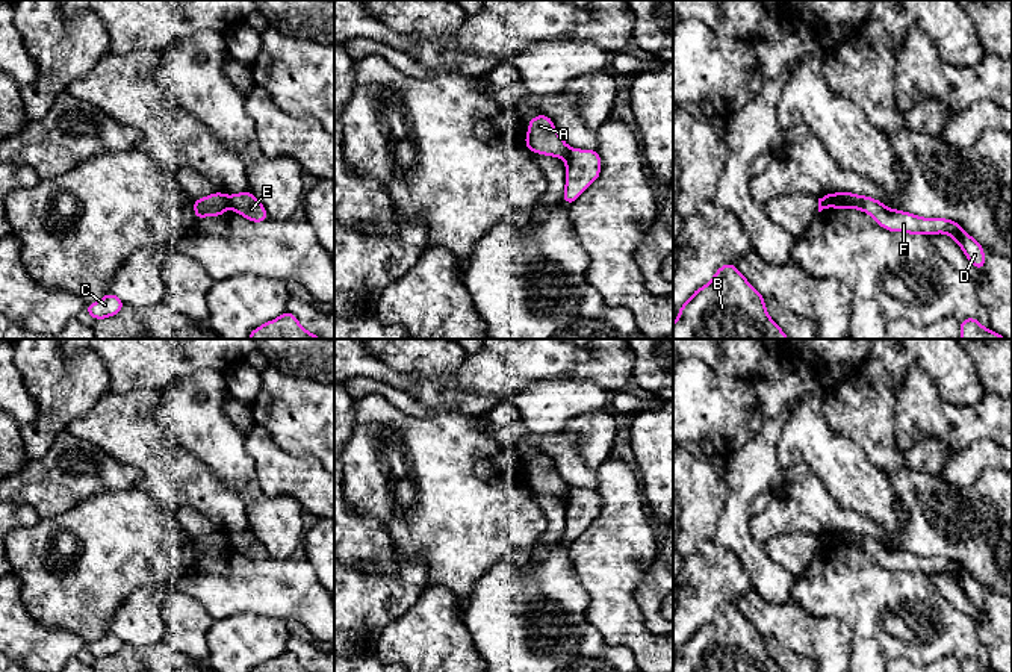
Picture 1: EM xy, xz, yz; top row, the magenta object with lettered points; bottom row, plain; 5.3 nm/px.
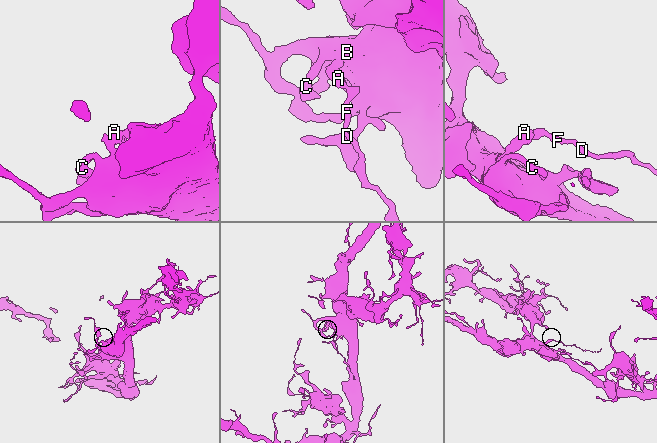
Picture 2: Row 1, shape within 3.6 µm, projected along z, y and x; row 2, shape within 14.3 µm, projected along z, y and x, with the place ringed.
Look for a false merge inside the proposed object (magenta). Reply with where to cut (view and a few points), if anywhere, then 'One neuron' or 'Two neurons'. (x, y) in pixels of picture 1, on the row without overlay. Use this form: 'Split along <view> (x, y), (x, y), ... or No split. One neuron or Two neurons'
No split. One neuron

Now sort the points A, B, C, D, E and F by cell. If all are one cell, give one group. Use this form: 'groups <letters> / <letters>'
groups A B C D E F

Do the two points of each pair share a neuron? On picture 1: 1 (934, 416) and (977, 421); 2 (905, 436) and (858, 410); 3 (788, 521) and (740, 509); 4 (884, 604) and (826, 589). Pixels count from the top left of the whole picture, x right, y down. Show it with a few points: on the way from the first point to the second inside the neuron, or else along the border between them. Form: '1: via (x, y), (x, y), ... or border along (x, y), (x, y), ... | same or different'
1: via (944, 420), (967, 421) | same
2: border along (896, 395), (896, 445), (908, 451) | different
3: border along (751, 516), (749, 533), (764, 544) | different
4: via (870, 598), (856, 589), (840, 589) | same

